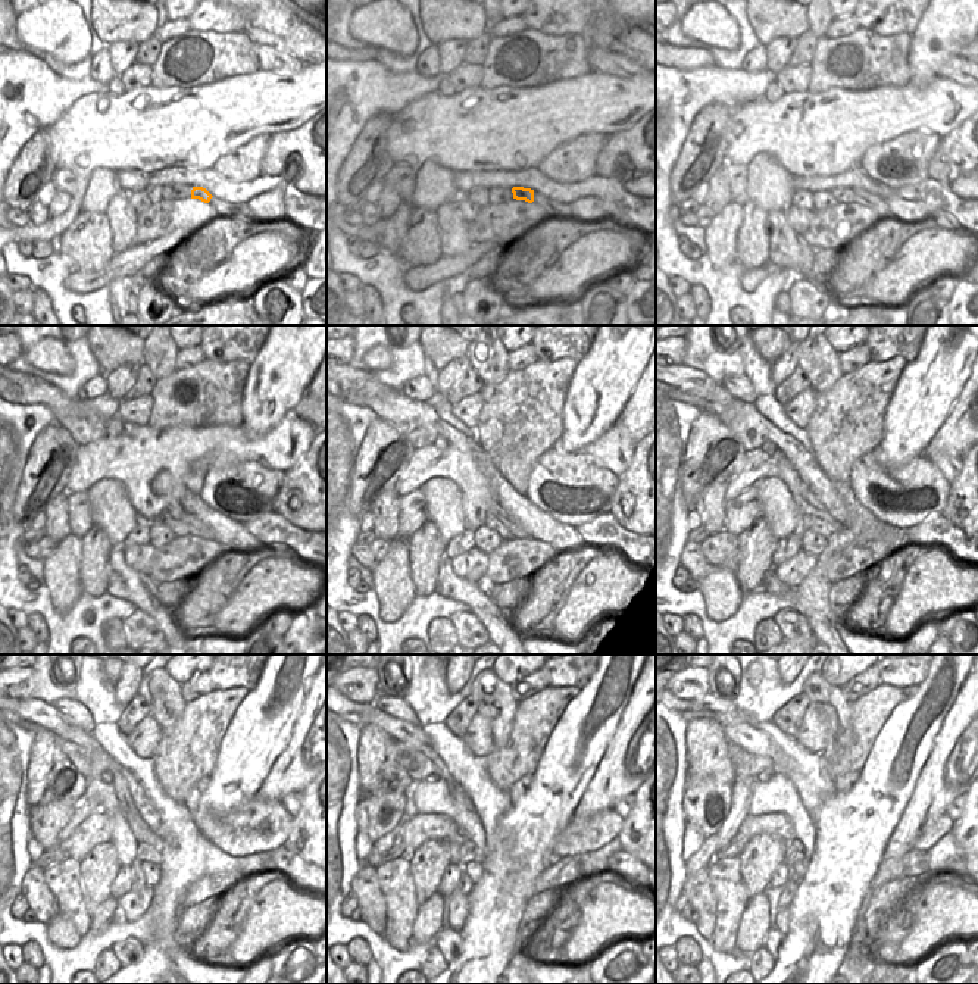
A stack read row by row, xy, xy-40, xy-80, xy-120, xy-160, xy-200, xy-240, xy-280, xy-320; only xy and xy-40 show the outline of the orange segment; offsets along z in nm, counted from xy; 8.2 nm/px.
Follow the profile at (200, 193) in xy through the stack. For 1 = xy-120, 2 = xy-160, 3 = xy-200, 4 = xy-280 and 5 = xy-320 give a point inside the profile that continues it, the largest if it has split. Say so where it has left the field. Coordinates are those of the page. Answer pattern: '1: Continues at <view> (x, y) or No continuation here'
1: Continues at xy-120 (175, 525)
2: Continues at xy-160 (505, 528)
3: Continues at xy-200 (822, 522)
4: Continues at xy-280 (468, 852)
5: Continues at xy-320 (794, 850).

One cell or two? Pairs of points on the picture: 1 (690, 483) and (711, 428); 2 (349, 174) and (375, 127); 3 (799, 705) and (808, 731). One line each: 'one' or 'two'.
1: one
2: one
3: two

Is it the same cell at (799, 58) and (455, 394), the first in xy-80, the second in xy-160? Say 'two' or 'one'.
one

